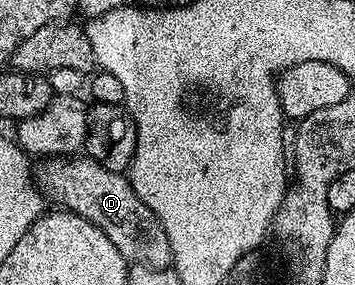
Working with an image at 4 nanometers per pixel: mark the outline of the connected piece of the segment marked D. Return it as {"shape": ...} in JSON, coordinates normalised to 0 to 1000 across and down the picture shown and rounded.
{"shape":[[[245,547],[141,554],[110,572],[96,621],[127,698],[158,705],[161,726],[254,772],[254,786],[299,814],[299,842],[332,870],[349,916],[375,933],[476,944],[490,909],[479,842],[434,744],[377,674],[349,611],[310,604]]]}

